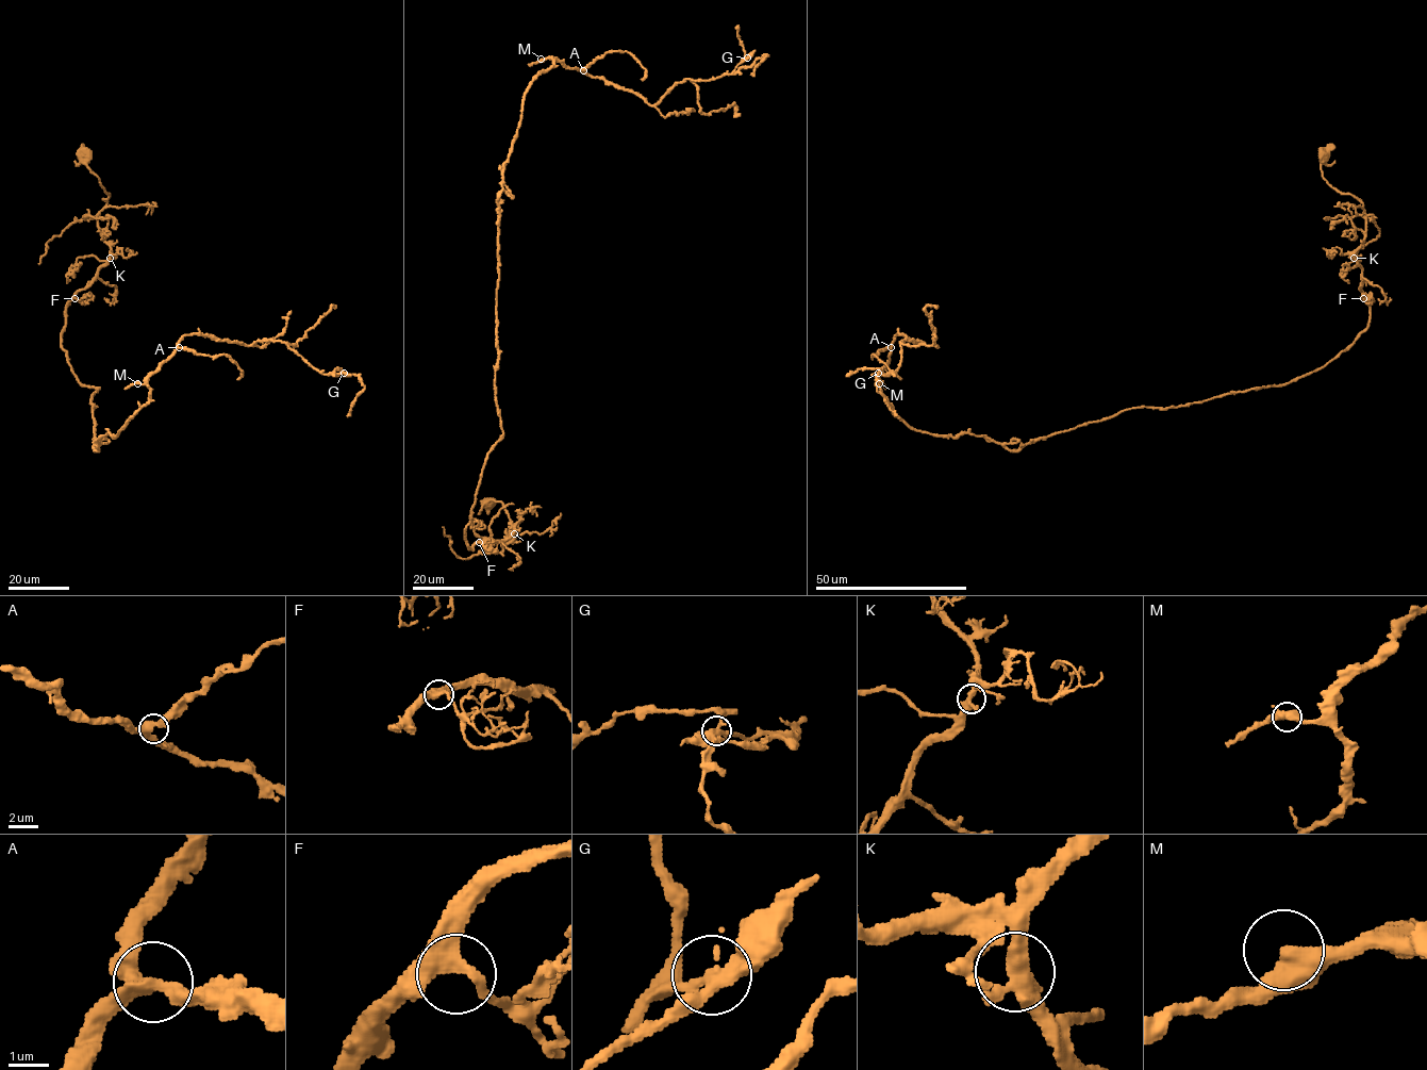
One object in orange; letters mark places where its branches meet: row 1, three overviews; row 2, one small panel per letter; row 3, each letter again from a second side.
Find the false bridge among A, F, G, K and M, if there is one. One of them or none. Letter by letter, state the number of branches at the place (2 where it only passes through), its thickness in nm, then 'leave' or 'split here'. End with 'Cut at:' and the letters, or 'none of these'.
A: 3 branches meet; 380 nm thick; leave
F: 3 branches meet; 360 nm thick; leave
G: 3 branches meet; 360 nm thick; split here
K: 3 branches meet; 360 nm thick; leave
M: 3 branches meet; 340 nm thick; leave
Cut at: G

